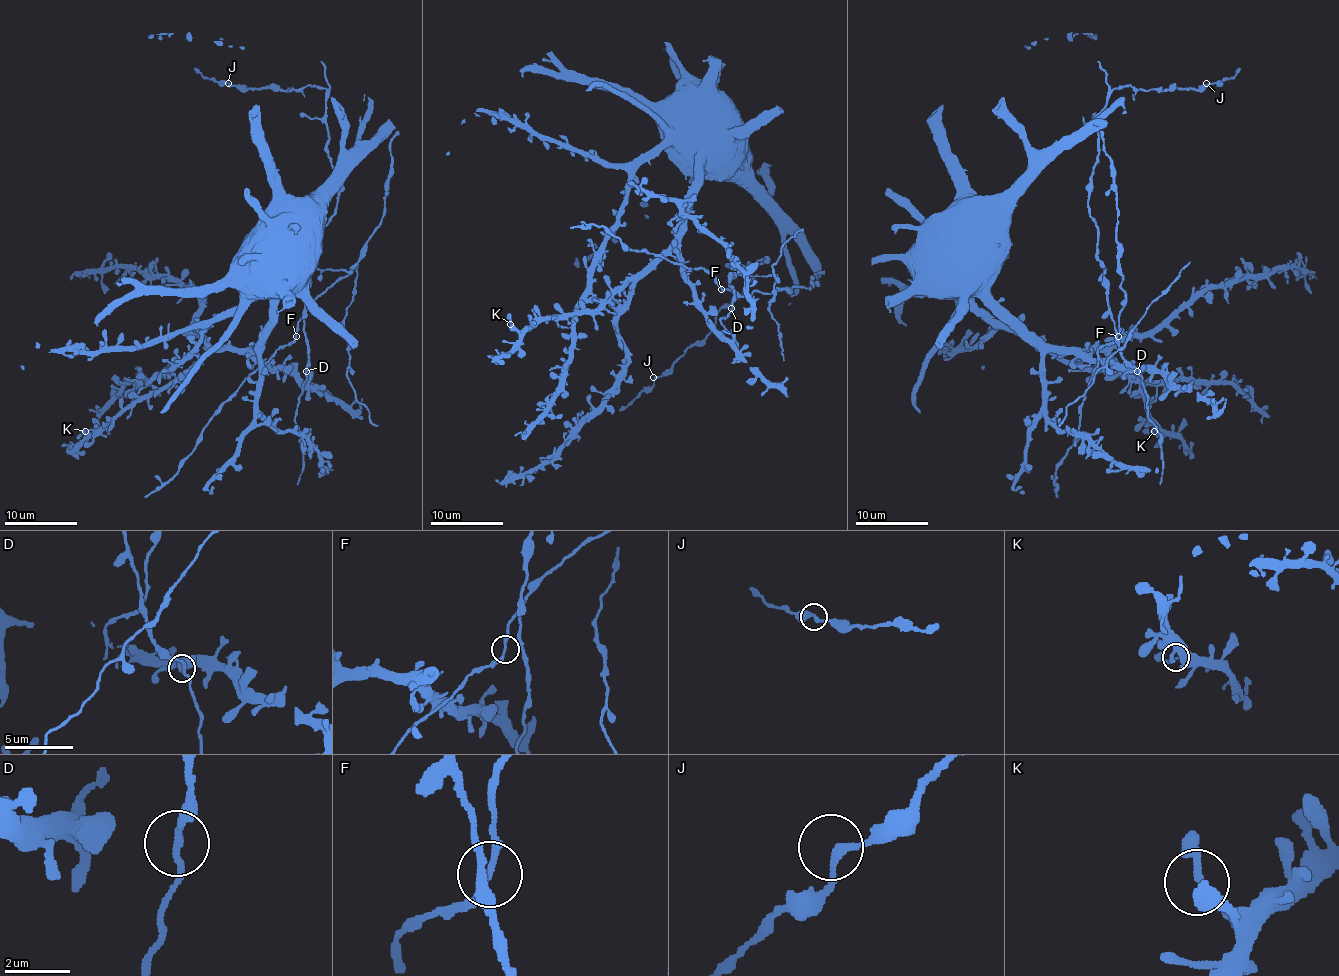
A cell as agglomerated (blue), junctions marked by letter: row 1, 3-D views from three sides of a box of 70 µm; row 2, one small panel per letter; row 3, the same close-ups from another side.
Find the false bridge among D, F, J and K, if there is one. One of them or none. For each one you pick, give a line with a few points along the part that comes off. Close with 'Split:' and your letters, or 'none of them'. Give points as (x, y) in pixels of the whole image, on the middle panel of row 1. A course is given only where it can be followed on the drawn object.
Split: none of them

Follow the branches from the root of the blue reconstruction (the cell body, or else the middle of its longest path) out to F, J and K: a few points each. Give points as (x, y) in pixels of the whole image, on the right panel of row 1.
F: (938, 245), (947, 248), (1002, 306), (1045, 342), (1074, 348), (1099, 361), (1098, 350), (1110, 344), (1118, 335)
J: (938, 245), (1029, 332), (1099, 361), (1119, 321), (1089, 207), (1096, 116), (1114, 89), (1206, 83)
K: (938, 245), (962, 268), (964, 297), (1000, 324), (1070, 362), (1150, 380), (1154, 431)

